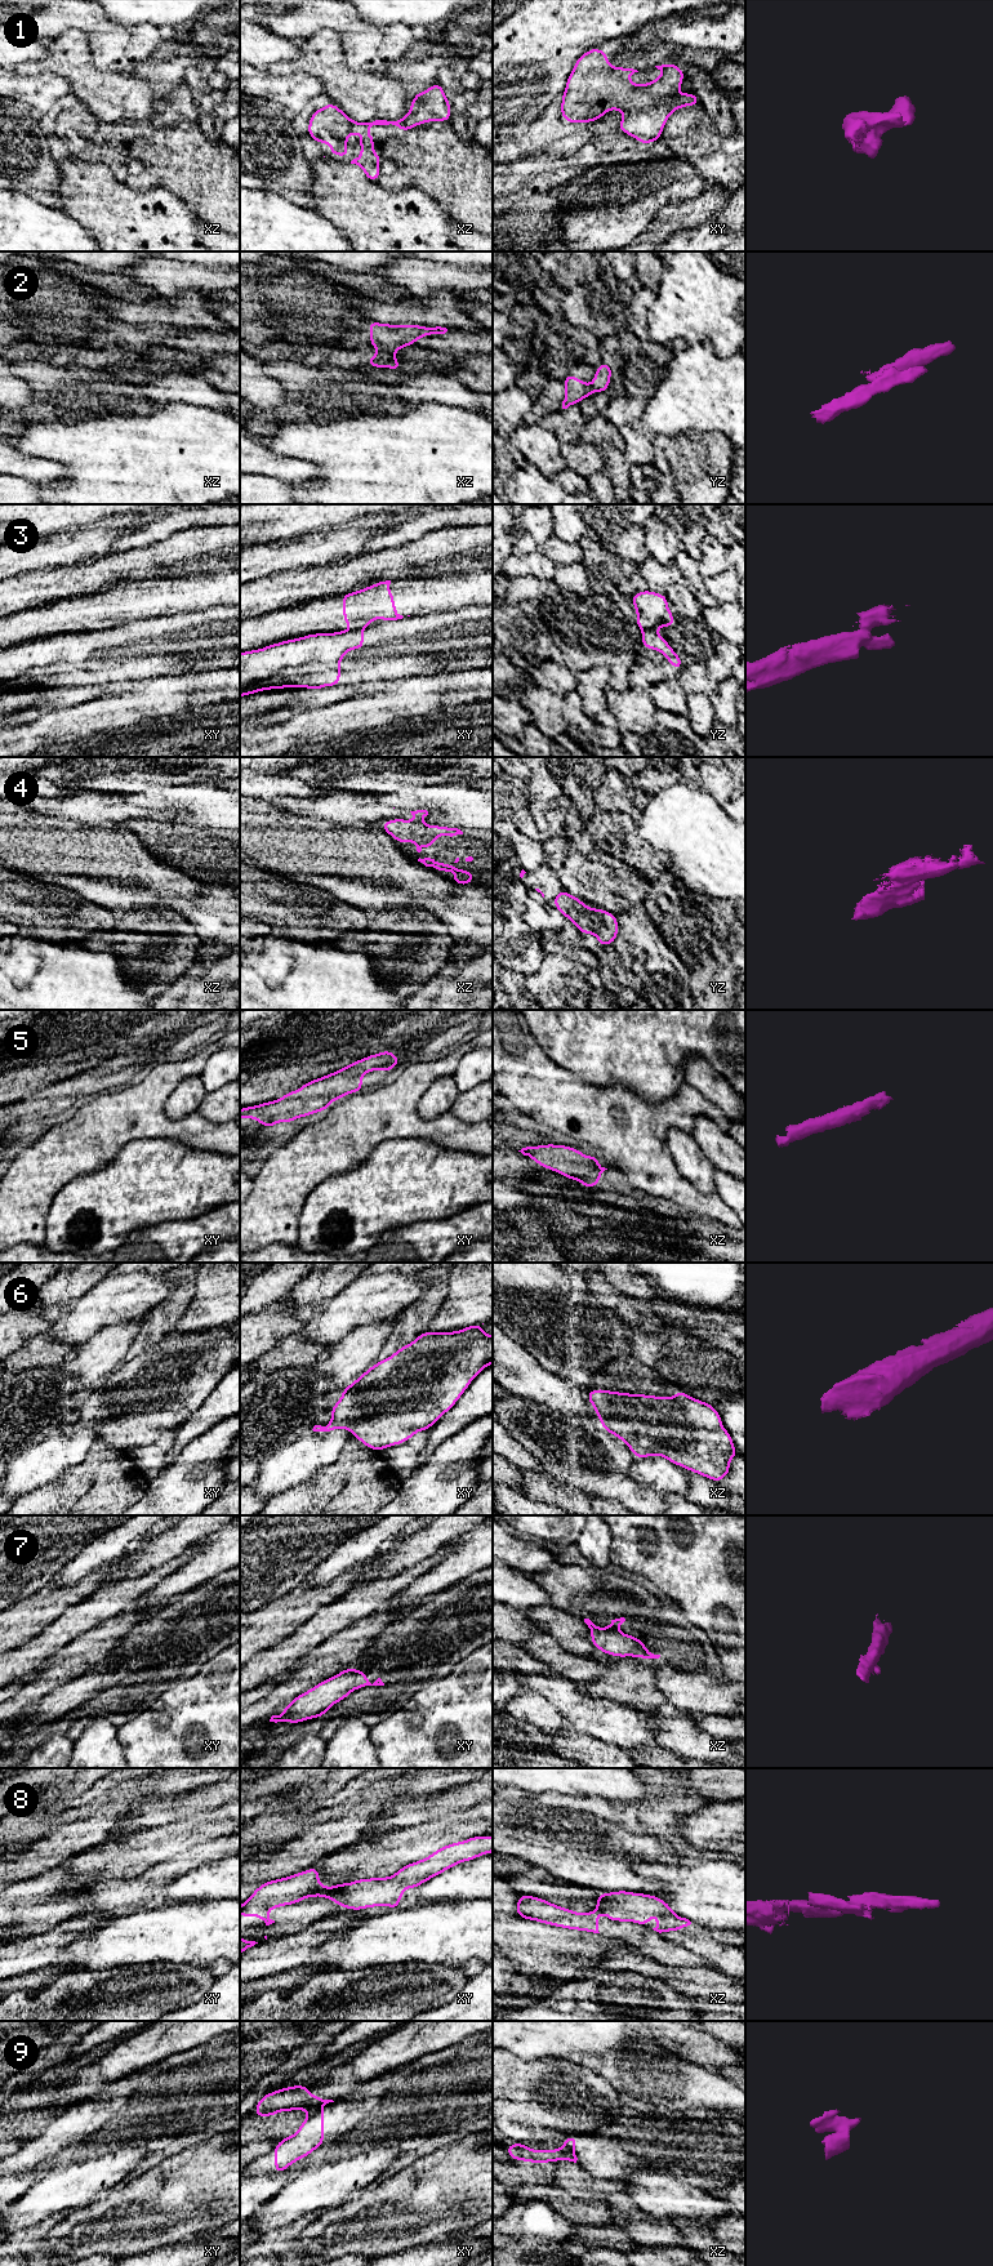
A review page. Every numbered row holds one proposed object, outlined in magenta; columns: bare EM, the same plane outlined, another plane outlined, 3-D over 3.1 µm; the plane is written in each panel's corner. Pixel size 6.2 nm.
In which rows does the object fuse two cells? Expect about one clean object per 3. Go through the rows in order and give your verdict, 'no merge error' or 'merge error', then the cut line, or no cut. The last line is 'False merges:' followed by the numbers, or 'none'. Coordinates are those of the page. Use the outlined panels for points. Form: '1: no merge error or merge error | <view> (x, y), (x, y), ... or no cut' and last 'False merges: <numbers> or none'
1: no merge error | no cut
2: merge error | xz (379, 350), (391, 354)
3: merge error | yz (654, 628), (642, 631)
4: merge error | xz (419, 820), (414, 823)
5: no merge error | no cut
6: no merge error | no cut
7: no merge error | no cut
8: merge error | xy (350, 1883), (328, 1897)
9: merge error | xy (321, 2106), (312, 2113)
False merges: 2, 3, 4, 8, 9

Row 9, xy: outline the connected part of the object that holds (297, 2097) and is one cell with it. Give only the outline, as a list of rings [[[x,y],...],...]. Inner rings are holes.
[[[293,2085],[280,2088],[275,2092],[264,2094],[257,2103],[254,2115],[273,2116],[280,2111],[306,2110],[308,2114],[321,2109],[333,2100],[324,2100],[310,2093],[306,2085]]]

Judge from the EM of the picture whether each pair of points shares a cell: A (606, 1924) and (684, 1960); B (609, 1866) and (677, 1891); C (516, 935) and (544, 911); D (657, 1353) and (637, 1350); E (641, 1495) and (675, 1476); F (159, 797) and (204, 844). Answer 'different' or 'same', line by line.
A: same
B: different
C: different
D: same
E: different
F: different

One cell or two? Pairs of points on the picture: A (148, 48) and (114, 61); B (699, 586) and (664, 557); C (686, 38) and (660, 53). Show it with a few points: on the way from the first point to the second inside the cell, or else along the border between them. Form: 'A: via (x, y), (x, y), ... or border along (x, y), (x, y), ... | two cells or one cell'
A: via (139, 48), (127, 48), (123, 52) | one cell
B: via (693, 575), (675, 555) | one cell
C: border along (645, 45), (663, 40), (704, 50) | two cells

